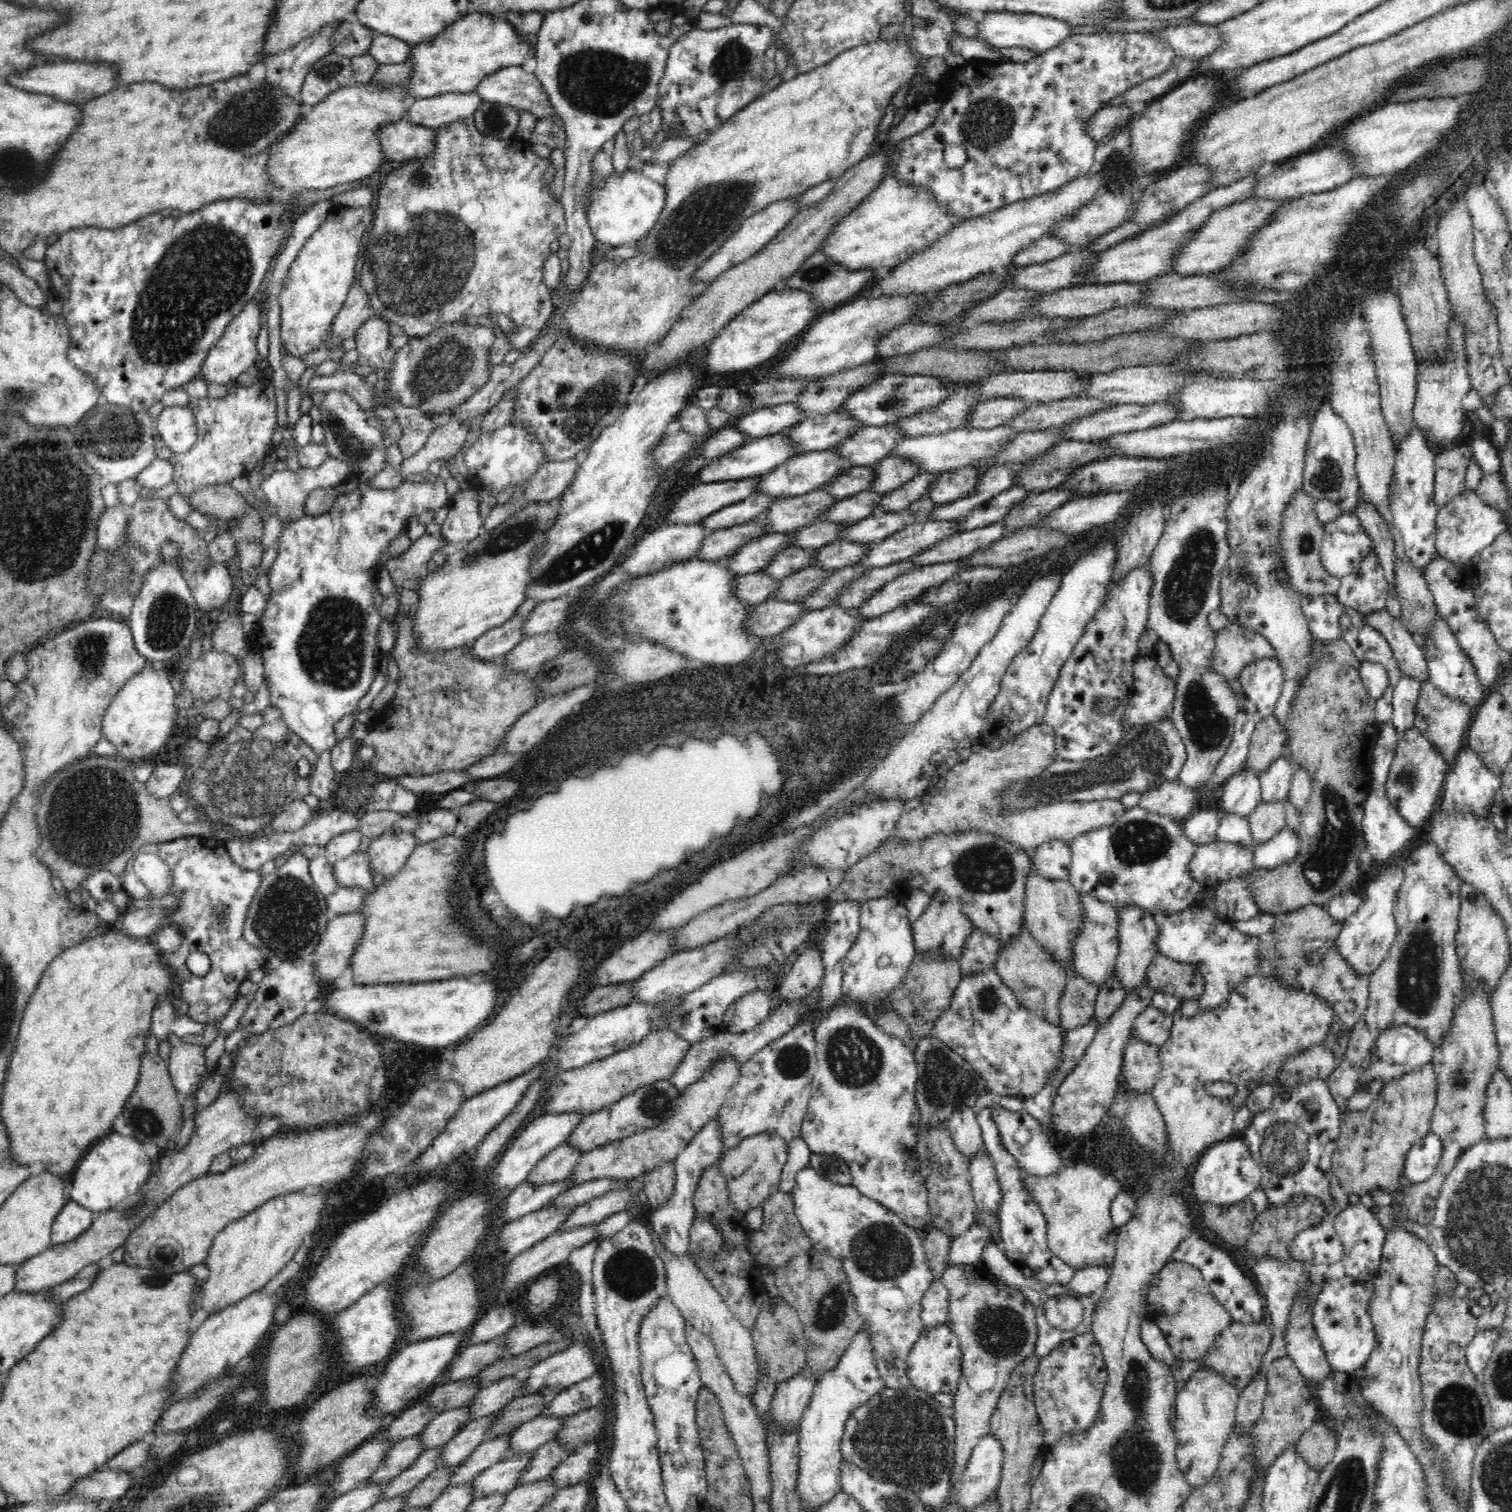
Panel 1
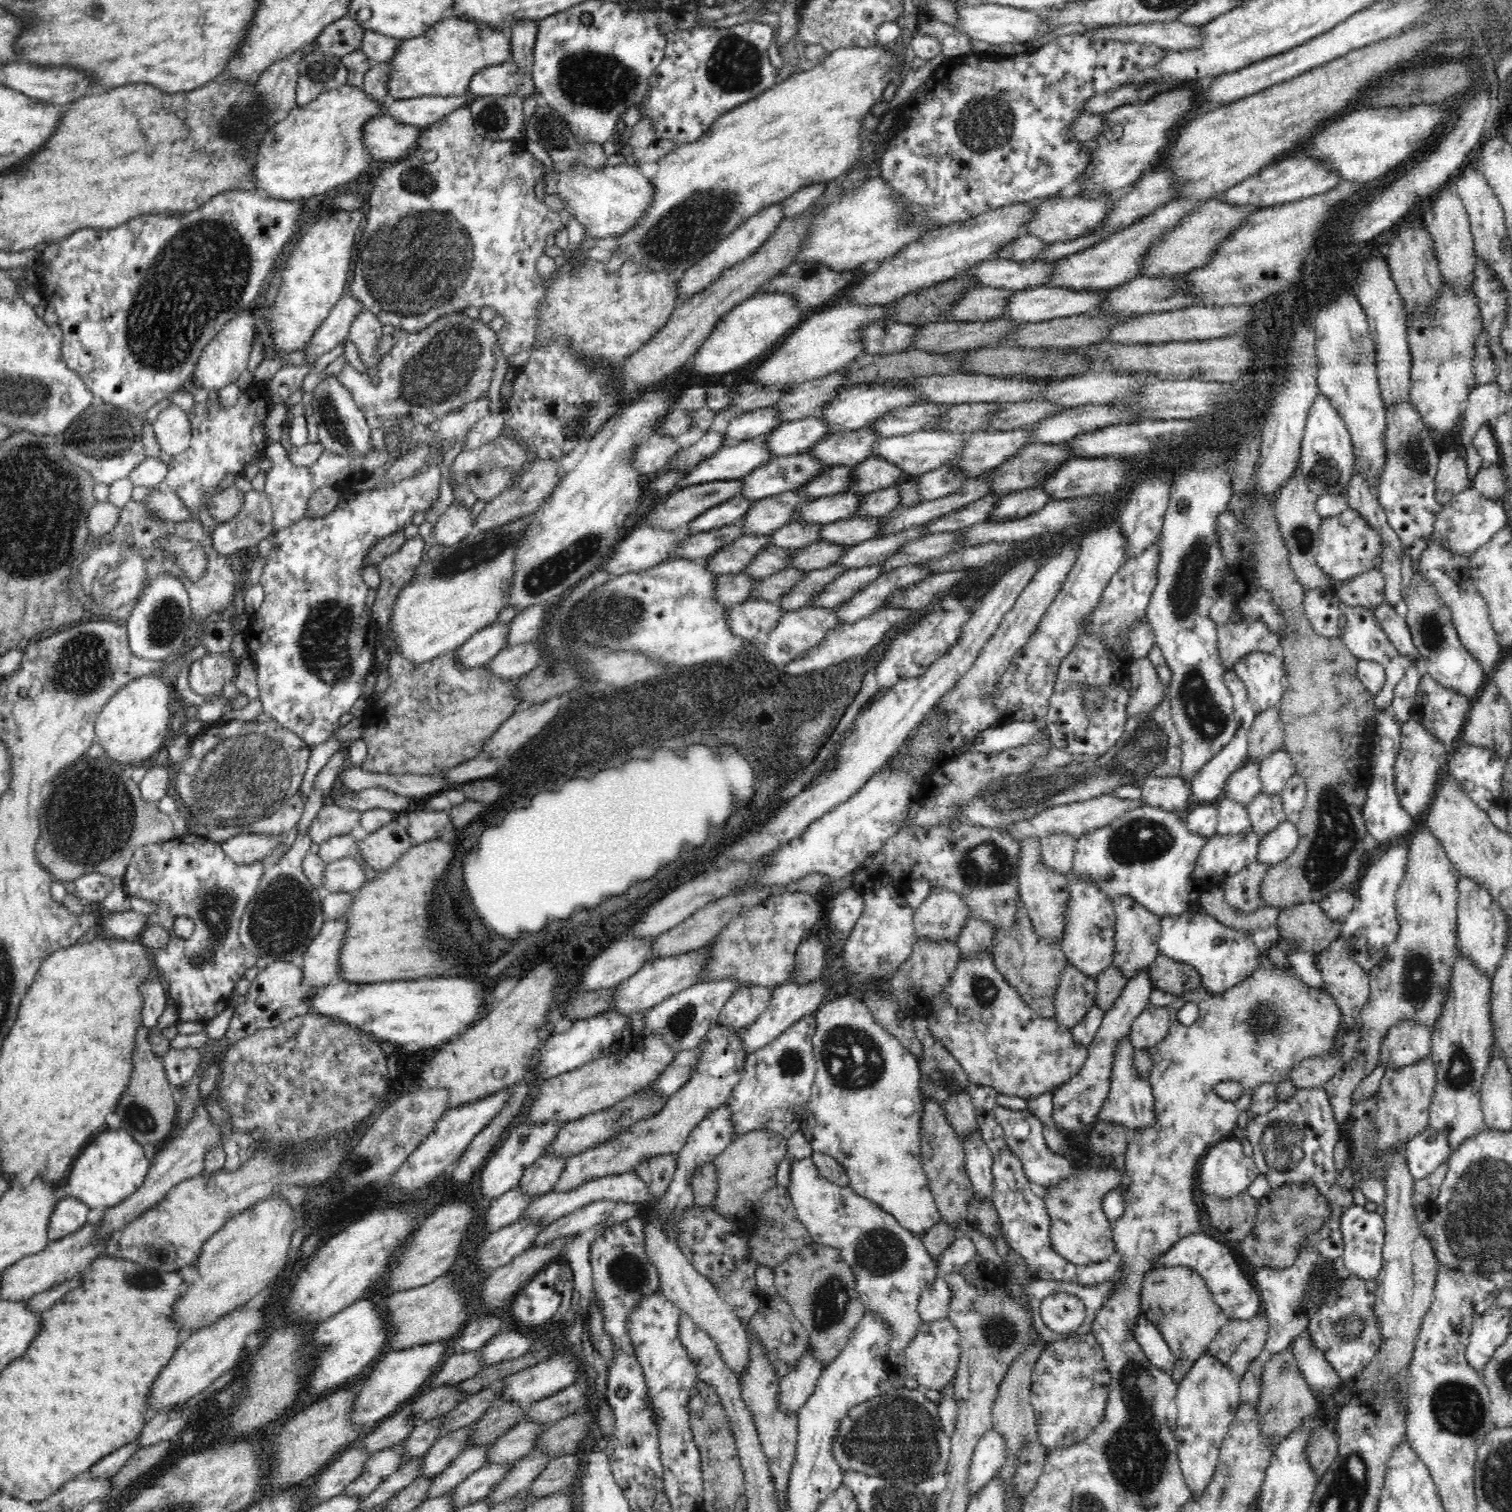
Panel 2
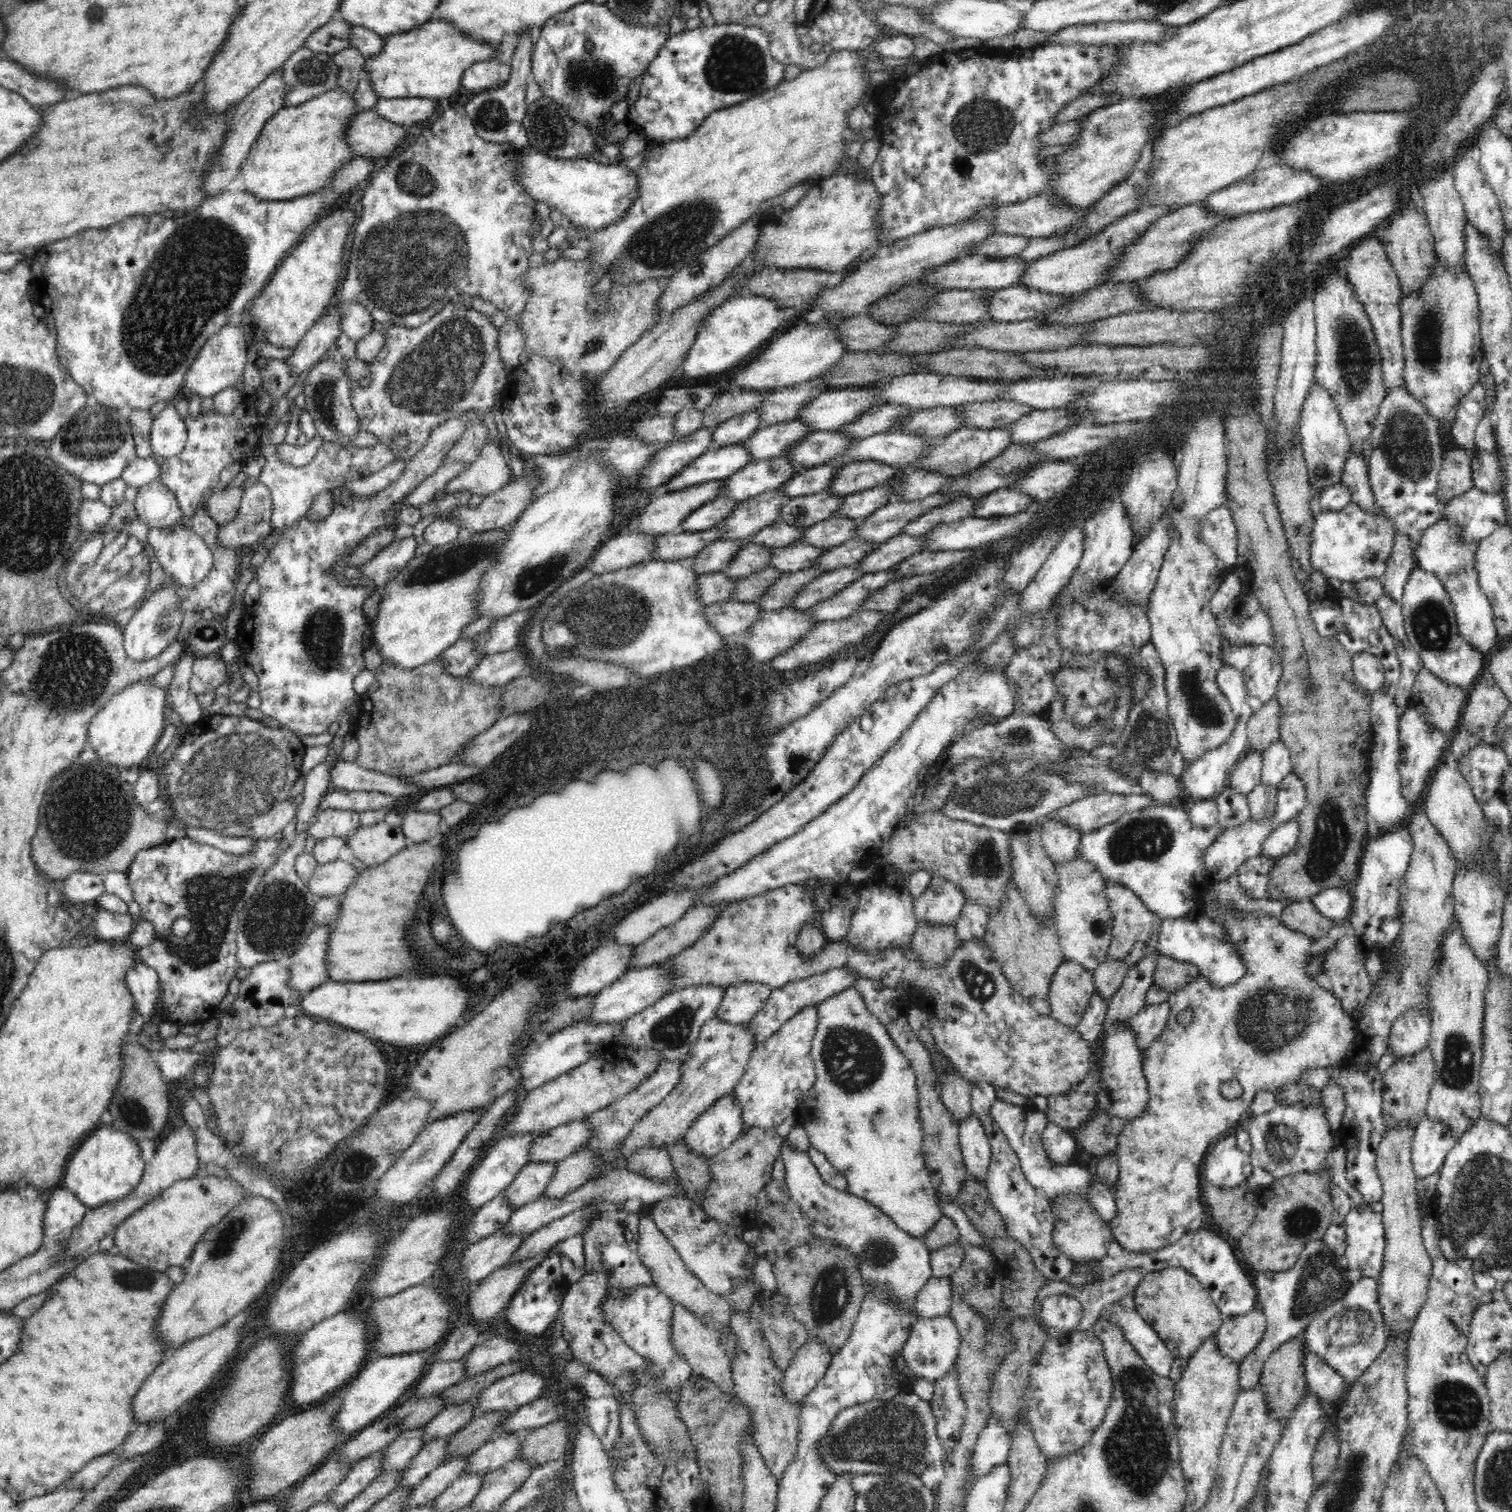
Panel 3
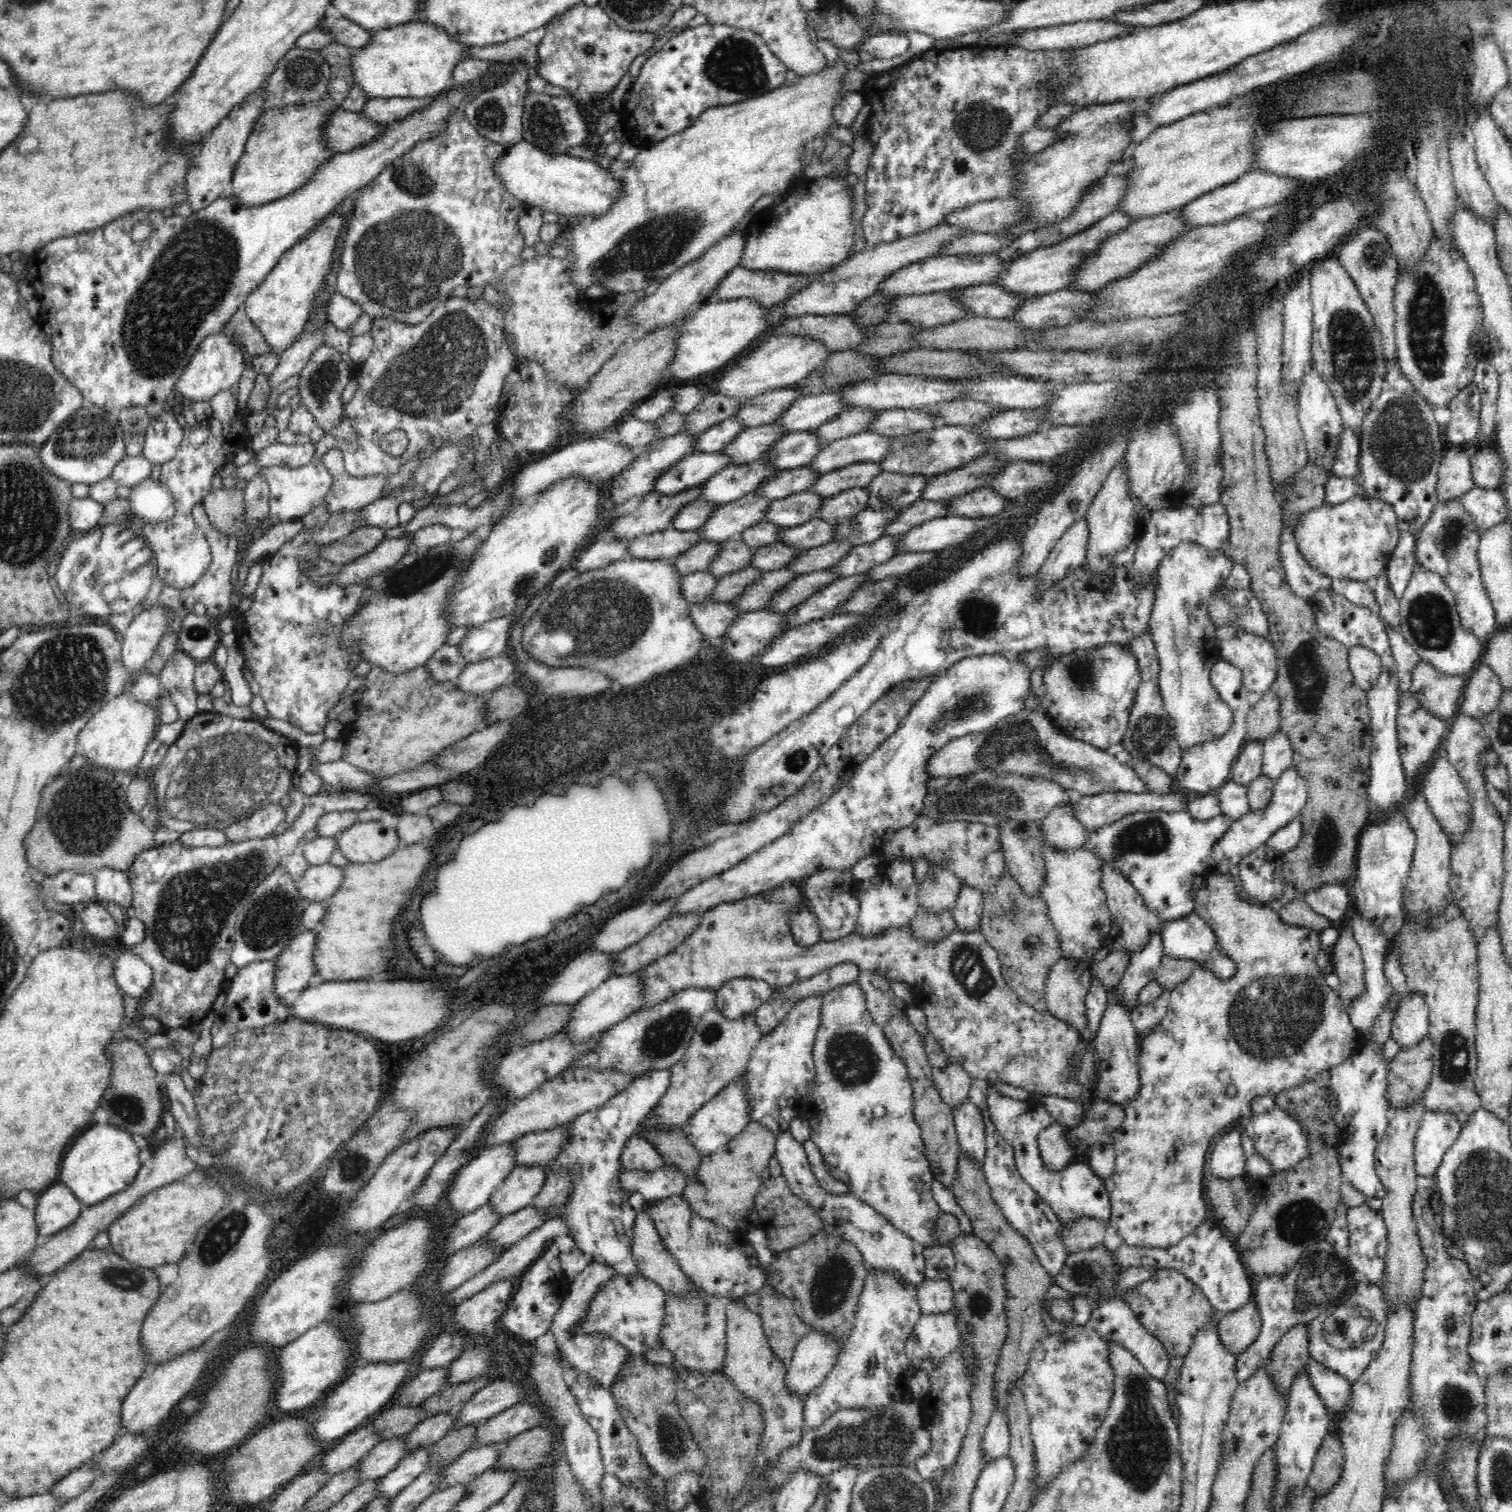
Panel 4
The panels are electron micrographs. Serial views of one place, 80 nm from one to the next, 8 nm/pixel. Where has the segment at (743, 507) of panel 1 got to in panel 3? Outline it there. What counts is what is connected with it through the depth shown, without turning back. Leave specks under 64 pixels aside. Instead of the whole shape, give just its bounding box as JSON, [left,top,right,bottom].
[681,497,740,532]

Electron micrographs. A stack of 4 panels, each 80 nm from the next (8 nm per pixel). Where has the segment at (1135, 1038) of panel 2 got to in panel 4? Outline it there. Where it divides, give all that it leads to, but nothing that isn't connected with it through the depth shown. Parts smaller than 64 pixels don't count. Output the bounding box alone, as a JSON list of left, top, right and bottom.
[1131,989,1171,1039]

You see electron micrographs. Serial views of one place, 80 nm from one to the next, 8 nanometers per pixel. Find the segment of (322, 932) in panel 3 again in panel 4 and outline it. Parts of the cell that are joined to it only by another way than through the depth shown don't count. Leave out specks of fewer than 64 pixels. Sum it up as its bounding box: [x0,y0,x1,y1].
[276,930,317,999]

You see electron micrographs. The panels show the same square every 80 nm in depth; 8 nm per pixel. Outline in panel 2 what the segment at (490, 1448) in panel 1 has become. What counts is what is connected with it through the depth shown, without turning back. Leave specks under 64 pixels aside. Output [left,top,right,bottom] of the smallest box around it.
[425,1443,492,1498]

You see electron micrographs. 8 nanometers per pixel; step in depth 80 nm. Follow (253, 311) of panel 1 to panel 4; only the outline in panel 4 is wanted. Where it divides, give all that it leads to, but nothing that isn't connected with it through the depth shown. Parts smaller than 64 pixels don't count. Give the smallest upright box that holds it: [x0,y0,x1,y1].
[175,332,246,402]

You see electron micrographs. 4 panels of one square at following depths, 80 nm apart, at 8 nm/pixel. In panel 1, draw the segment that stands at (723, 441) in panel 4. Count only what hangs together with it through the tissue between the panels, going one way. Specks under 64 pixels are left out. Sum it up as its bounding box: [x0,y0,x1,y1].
[732,402,804,439]

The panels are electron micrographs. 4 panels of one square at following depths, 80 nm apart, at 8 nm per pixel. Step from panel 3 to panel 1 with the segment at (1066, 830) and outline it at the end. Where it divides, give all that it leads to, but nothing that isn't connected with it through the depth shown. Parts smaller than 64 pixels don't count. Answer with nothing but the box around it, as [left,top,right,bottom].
[1031,839,1071,879]

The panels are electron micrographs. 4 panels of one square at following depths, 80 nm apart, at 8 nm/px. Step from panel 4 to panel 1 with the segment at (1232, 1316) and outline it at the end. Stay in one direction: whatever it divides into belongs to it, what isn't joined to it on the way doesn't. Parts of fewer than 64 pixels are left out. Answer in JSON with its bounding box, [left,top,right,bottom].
[1200,1320,1271,1392]

